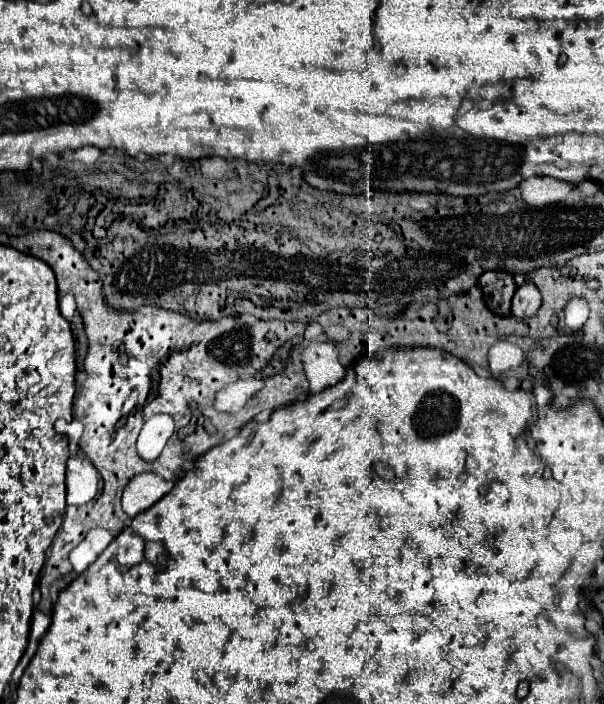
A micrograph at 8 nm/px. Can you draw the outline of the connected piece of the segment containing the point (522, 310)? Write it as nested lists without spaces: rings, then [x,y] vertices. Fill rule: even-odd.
[[[524,283],[516,289],[512,297],[512,315],[518,319],[530,319],[538,313],[542,303],[540,291],[534,287],[534,283]]]

